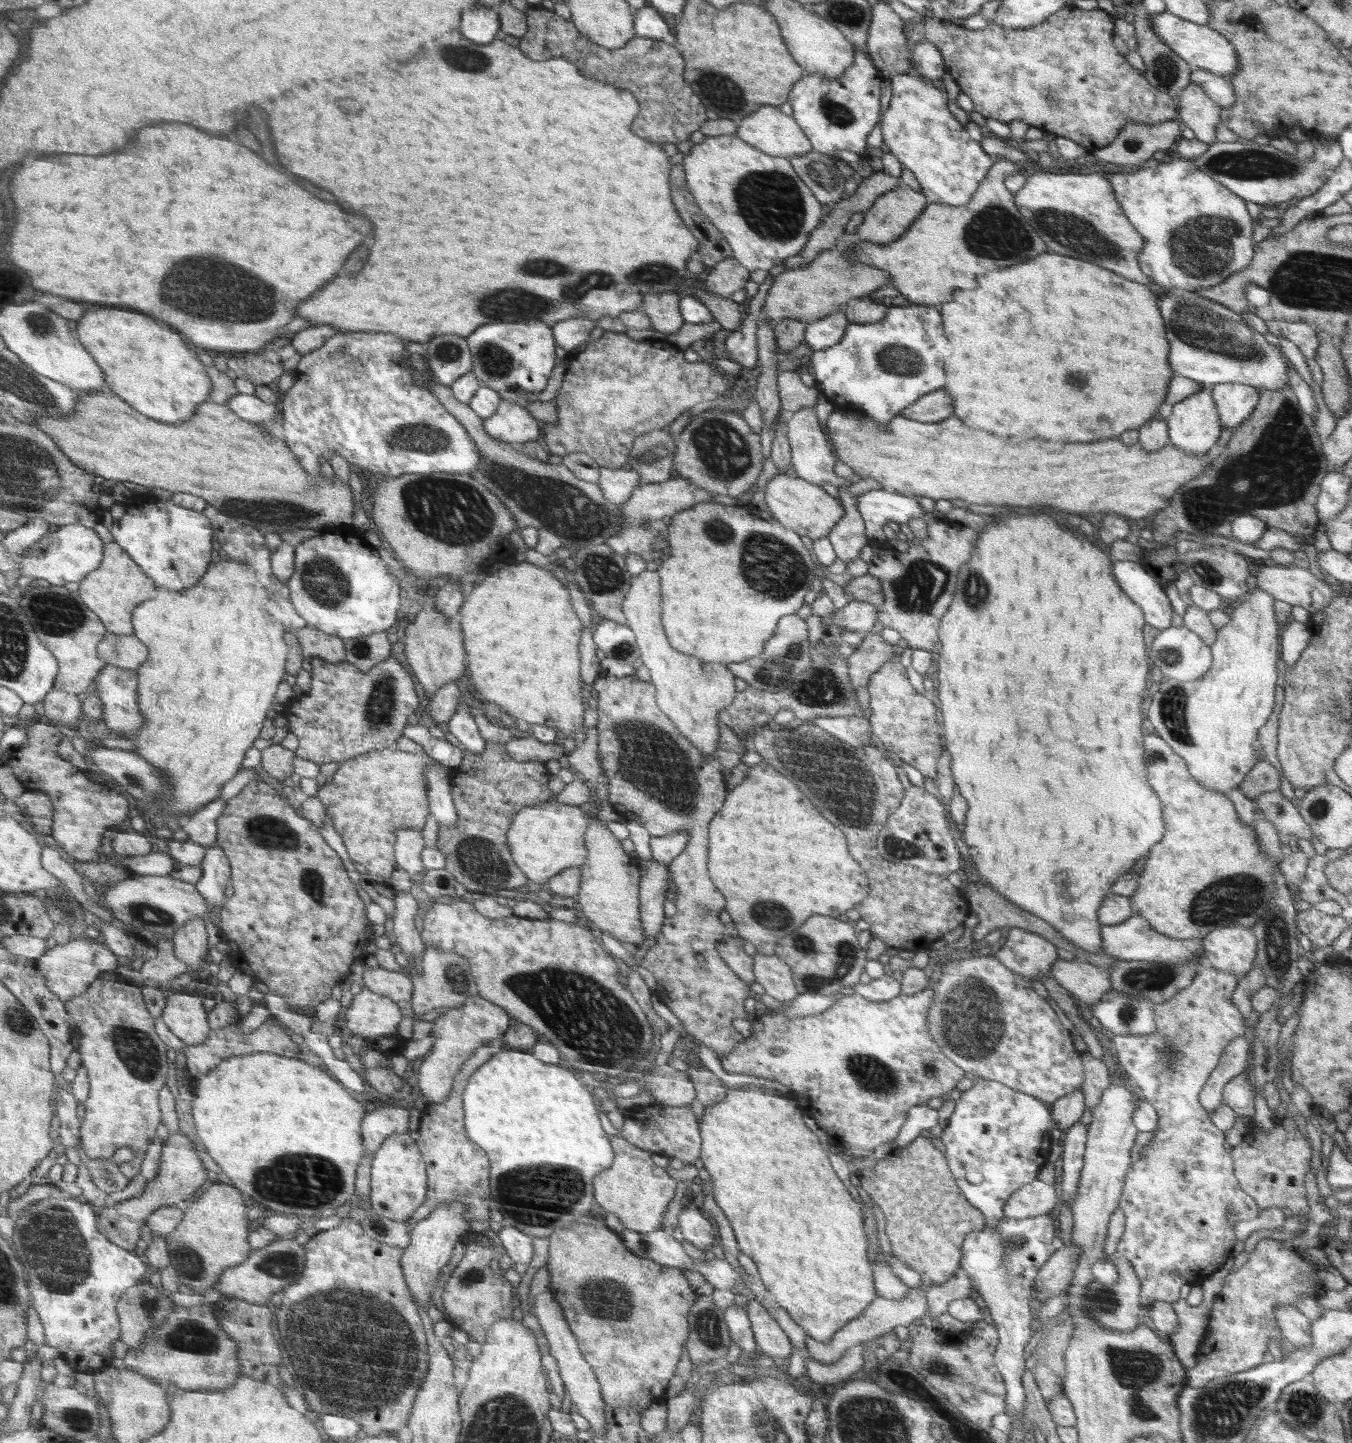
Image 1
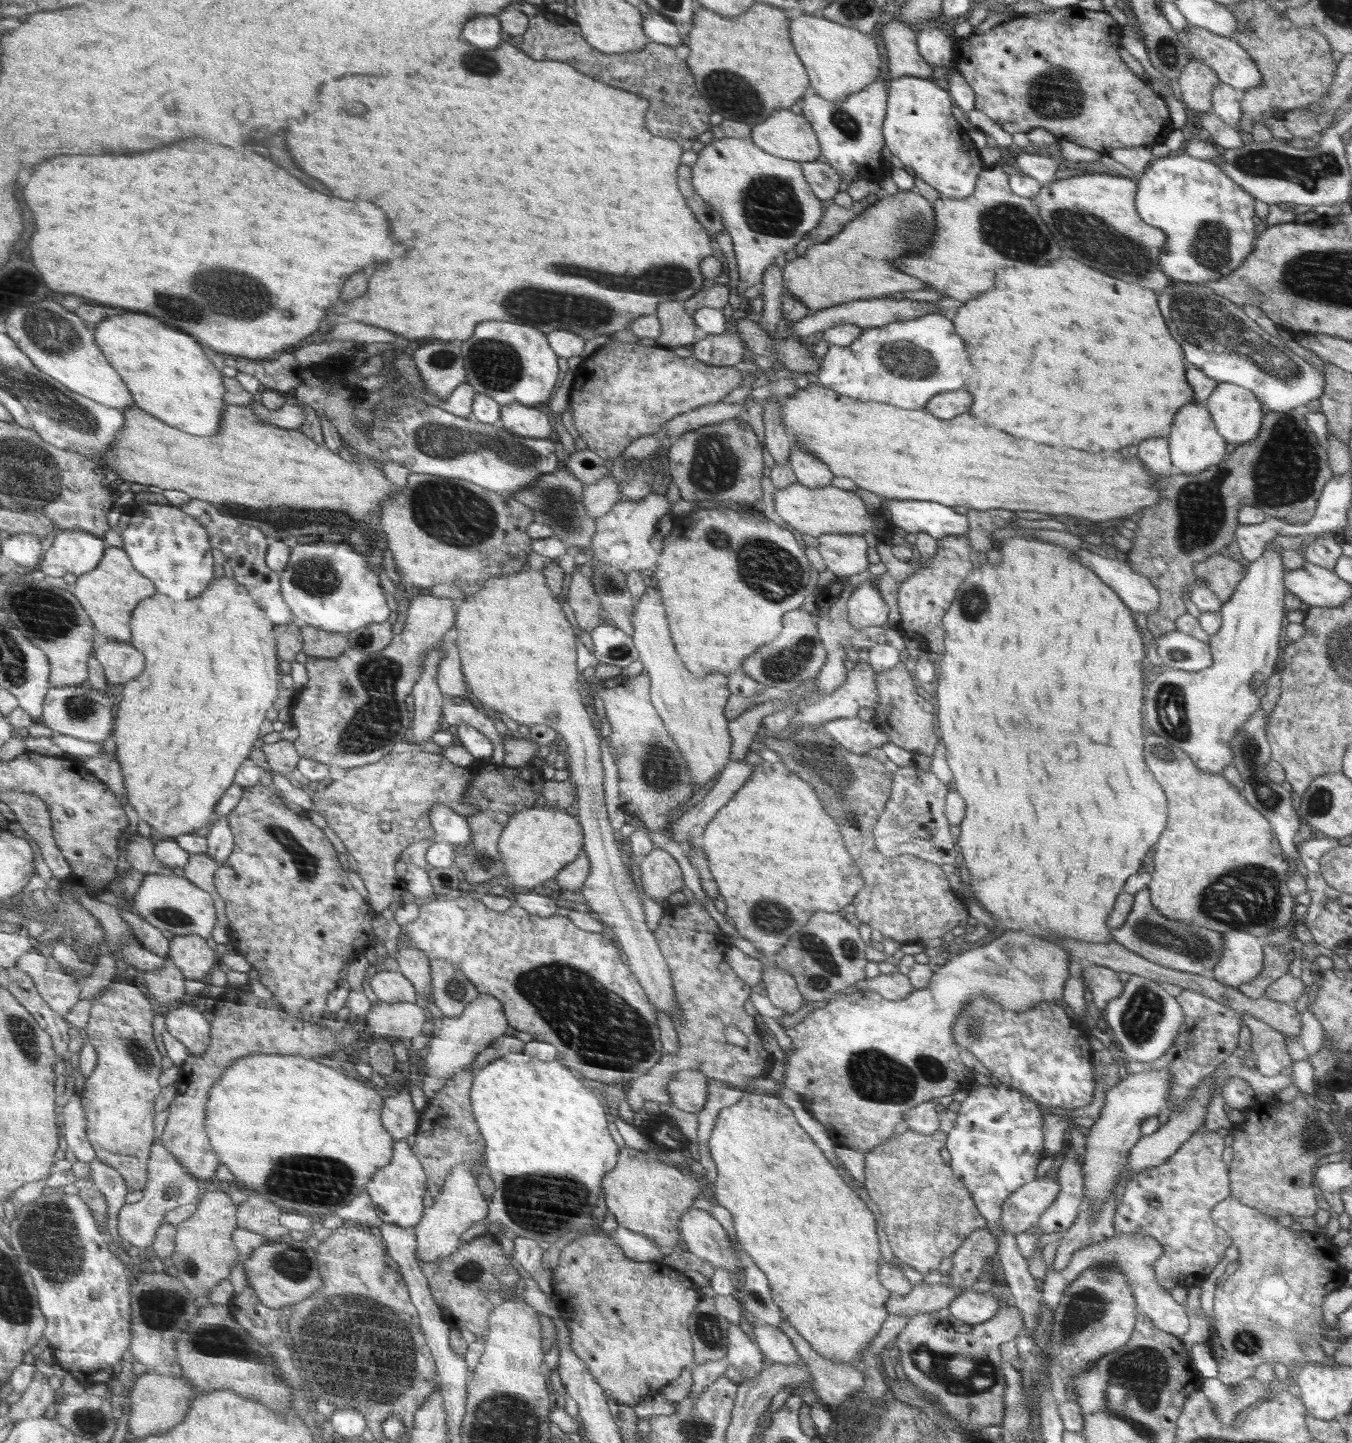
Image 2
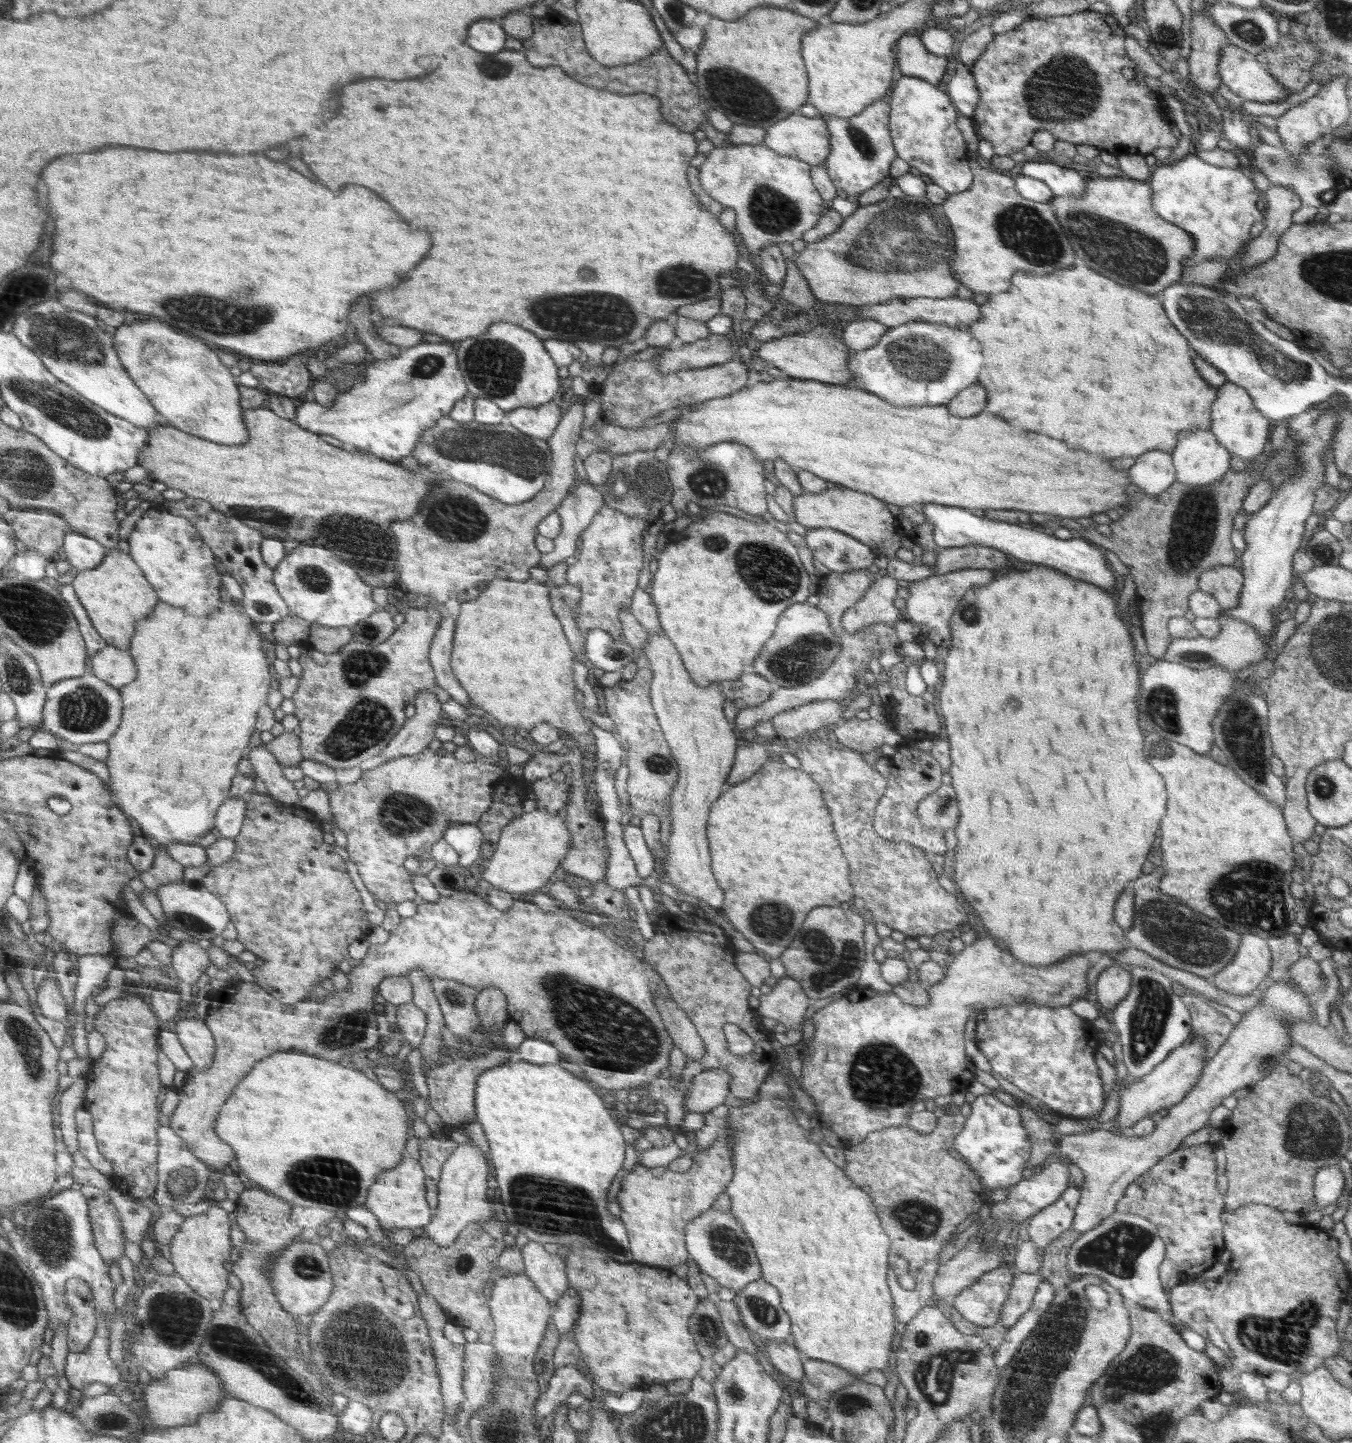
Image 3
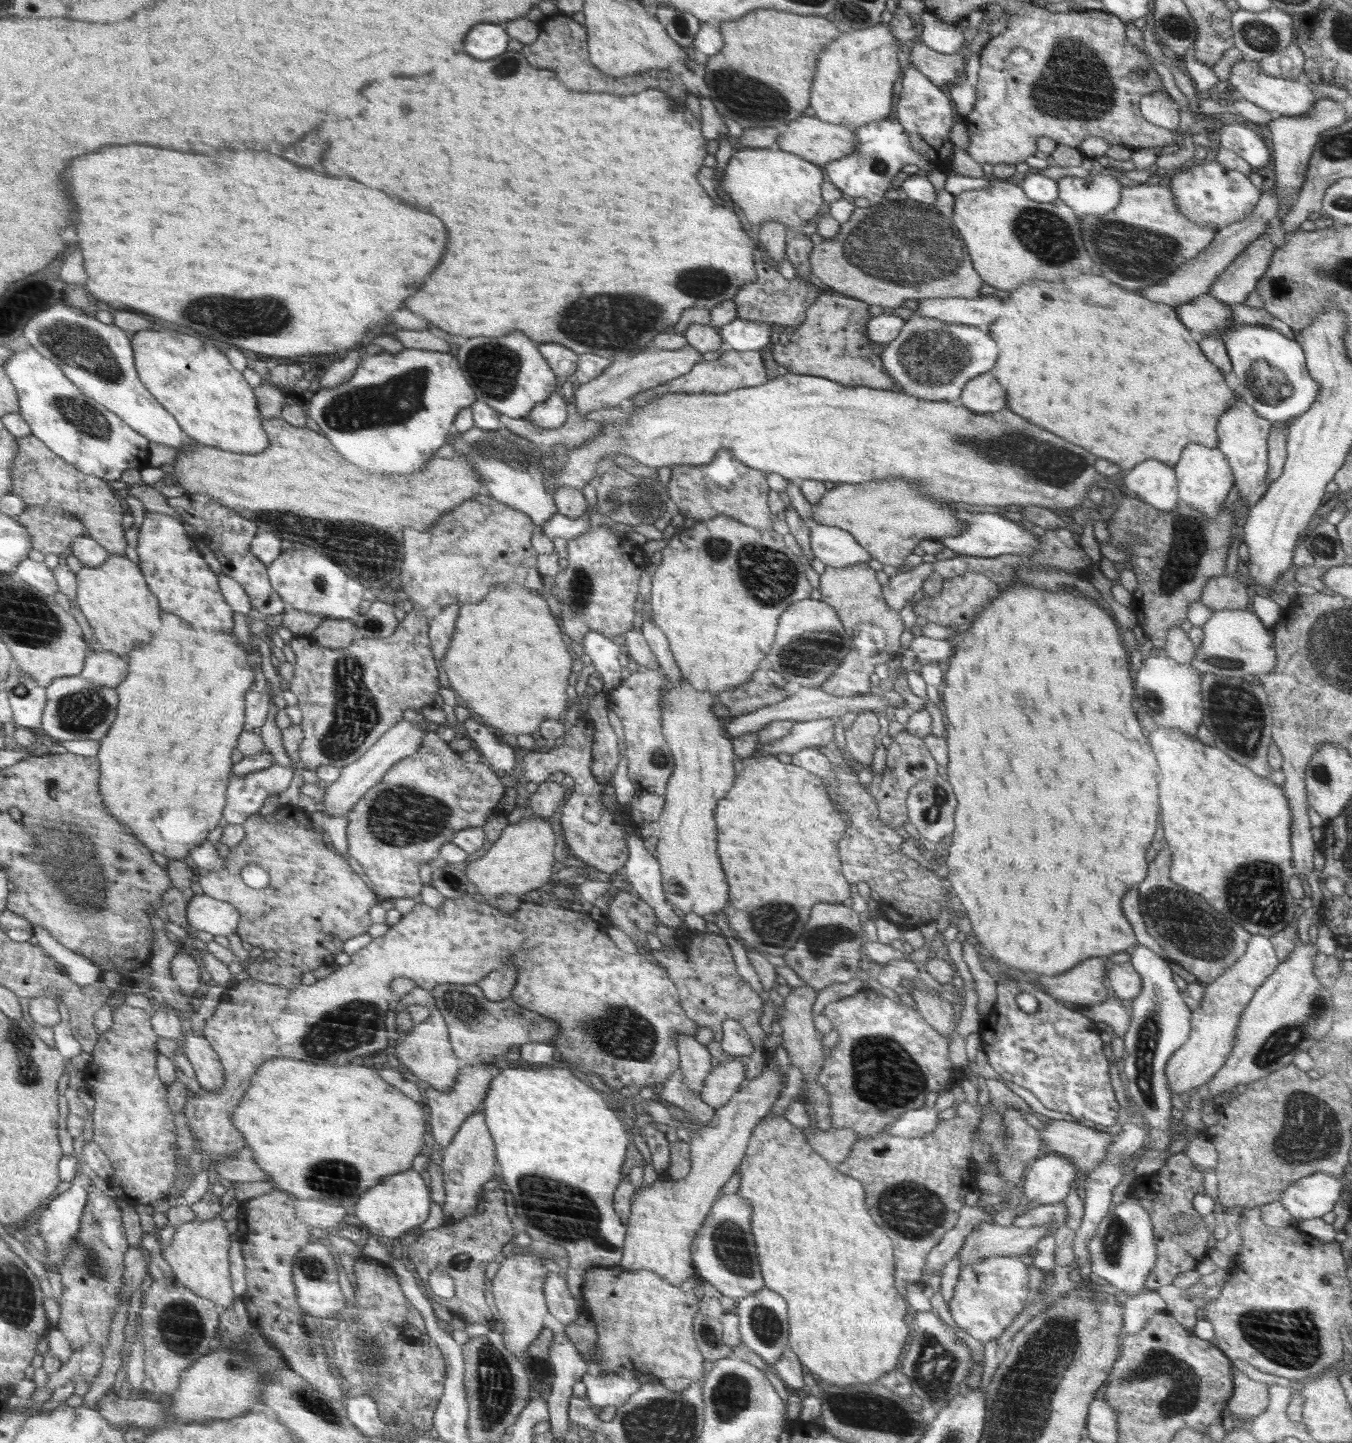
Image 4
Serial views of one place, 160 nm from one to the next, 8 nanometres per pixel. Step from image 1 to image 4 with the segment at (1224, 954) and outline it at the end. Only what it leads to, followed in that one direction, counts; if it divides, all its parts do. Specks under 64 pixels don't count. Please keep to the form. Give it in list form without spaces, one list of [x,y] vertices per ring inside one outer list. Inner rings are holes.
[[[1262,935],[1250,937],[1244,954],[1226,969],[1214,982],[1206,984],[1205,996],[1199,1007],[1191,1012],[1191,1029],[1186,1043],[1171,1054],[1164,1069],[1169,1091],[1177,1102],[1182,1101],[1197,1086],[1209,1081],[1224,1064],[1236,1046],[1237,1026],[1256,989],[1279,965],[1279,960],[1269,938]]]

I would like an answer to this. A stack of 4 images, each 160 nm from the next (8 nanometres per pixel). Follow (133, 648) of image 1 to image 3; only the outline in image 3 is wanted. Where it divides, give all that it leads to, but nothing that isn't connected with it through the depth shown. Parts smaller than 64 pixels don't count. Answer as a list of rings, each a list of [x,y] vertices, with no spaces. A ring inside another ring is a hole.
[[[109,645],[93,659],[93,674],[123,689],[138,678],[138,664],[133,652]]]

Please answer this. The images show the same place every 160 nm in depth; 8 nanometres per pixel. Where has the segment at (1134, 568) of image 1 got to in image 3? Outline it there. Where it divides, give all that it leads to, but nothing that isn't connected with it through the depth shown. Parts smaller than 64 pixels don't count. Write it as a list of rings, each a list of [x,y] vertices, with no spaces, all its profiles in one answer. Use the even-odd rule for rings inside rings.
[[[924,503],[920,510],[922,520],[934,526],[932,532],[938,548],[953,549],[954,547],[968,545],[994,547],[1025,565],[1048,565],[1069,574],[1071,577],[1101,588],[1120,587],[1121,580],[1113,569],[1108,568],[1108,560],[1103,559],[1100,548],[1090,543],[1086,538],[1062,540],[1054,535],[1023,528],[1019,524],[986,519],[973,510],[957,506]]]

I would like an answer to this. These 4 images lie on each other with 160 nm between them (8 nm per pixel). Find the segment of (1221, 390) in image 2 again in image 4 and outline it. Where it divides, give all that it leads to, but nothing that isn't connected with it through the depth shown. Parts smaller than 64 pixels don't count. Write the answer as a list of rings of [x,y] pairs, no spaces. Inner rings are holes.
[[[1242,391],[1236,395],[1238,398],[1218,420],[1217,447],[1226,455],[1228,464],[1231,466],[1234,485],[1240,491],[1242,504],[1250,508],[1261,500],[1270,486],[1265,478],[1269,469],[1267,440],[1273,429],[1273,423],[1270,419],[1261,418],[1249,404],[1246,404],[1242,398]]]

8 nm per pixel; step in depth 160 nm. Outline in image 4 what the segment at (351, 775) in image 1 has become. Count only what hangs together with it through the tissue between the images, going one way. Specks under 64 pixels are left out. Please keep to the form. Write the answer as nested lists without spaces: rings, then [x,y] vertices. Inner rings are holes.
[[[429,731],[412,756],[392,766],[382,780],[370,788],[362,800],[346,813],[347,852],[362,866],[373,889],[377,890],[384,900],[413,898],[422,888],[418,878],[420,864],[428,864],[428,860],[434,860],[441,846],[452,842],[462,830],[485,825],[502,794],[504,782],[498,780],[498,776],[488,768],[488,764],[465,762],[460,758],[460,753],[452,752],[446,741],[440,739],[436,732]]]

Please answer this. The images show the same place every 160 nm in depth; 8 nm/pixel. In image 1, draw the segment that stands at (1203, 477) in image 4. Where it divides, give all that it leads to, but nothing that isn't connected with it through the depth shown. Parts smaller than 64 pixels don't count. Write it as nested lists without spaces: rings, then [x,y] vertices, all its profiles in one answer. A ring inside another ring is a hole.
[[[1204,386],[1196,392],[1190,393],[1180,402],[1174,403],[1172,415],[1165,420],[1167,422],[1169,441],[1178,449],[1188,454],[1198,456],[1207,454],[1210,448],[1216,444],[1223,427],[1219,420],[1216,405],[1212,398],[1209,386]]]

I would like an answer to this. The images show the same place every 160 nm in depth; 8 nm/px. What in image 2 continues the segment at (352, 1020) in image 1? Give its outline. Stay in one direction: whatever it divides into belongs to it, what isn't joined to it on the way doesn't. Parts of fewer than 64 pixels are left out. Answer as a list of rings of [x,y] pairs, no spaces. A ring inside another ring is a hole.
[[[376,1001],[365,1014],[363,1029],[371,1038],[391,1039],[404,1037],[413,1039],[427,1034],[430,1017],[427,1010],[416,1003],[394,1003]]]

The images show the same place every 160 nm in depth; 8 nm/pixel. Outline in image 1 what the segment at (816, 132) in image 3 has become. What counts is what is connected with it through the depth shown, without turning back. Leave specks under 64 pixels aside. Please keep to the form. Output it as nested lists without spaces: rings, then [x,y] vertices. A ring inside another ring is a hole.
[[[762,106],[750,116],[744,117],[737,123],[735,135],[769,155],[780,155],[788,158],[813,152],[813,145],[805,131],[802,130],[801,125],[793,116],[782,113],[780,108],[775,106]]]

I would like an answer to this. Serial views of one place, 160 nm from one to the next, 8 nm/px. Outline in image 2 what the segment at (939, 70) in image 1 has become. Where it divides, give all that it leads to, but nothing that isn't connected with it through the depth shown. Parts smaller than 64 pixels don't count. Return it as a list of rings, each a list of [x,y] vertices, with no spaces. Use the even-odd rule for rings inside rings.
[[[928,25],[922,26],[922,32],[918,34],[921,57],[929,61],[932,67],[950,66],[956,55],[956,43],[952,36]]]

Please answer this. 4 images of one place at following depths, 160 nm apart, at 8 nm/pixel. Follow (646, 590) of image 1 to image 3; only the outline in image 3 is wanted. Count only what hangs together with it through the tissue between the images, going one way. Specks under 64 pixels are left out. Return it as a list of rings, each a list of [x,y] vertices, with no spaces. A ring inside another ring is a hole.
[[[649,634],[642,650],[648,667],[653,671],[653,709],[680,768],[677,786],[670,795],[670,819],[665,823],[666,881],[676,886],[681,894],[704,901],[713,909],[719,910],[724,892],[720,890],[710,870],[706,818],[712,804],[722,795],[722,784],[726,776],[729,776],[736,764],[734,752],[739,747],[738,740],[724,718],[724,696],[719,683],[713,682],[708,686],[695,683],[666,634]]]

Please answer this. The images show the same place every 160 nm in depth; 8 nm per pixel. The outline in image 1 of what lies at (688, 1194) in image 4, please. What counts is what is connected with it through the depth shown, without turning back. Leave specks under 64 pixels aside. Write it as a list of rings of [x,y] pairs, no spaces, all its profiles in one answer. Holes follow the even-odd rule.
[[[620,1134],[610,1135],[610,1141],[615,1151],[613,1164],[598,1173],[594,1182],[598,1204],[607,1213],[614,1213],[627,1229],[647,1233],[664,1228],[662,1215],[675,1195],[676,1180],[652,1162],[651,1153],[629,1143]]]

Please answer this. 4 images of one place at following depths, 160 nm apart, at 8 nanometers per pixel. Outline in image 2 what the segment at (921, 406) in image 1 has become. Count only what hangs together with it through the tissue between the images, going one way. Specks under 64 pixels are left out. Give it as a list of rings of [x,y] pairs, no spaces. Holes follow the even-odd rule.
[[[956,390],[948,394],[937,394],[924,408],[938,419],[951,420],[960,414],[969,413],[970,406],[972,406],[972,394],[968,394],[966,390]]]

